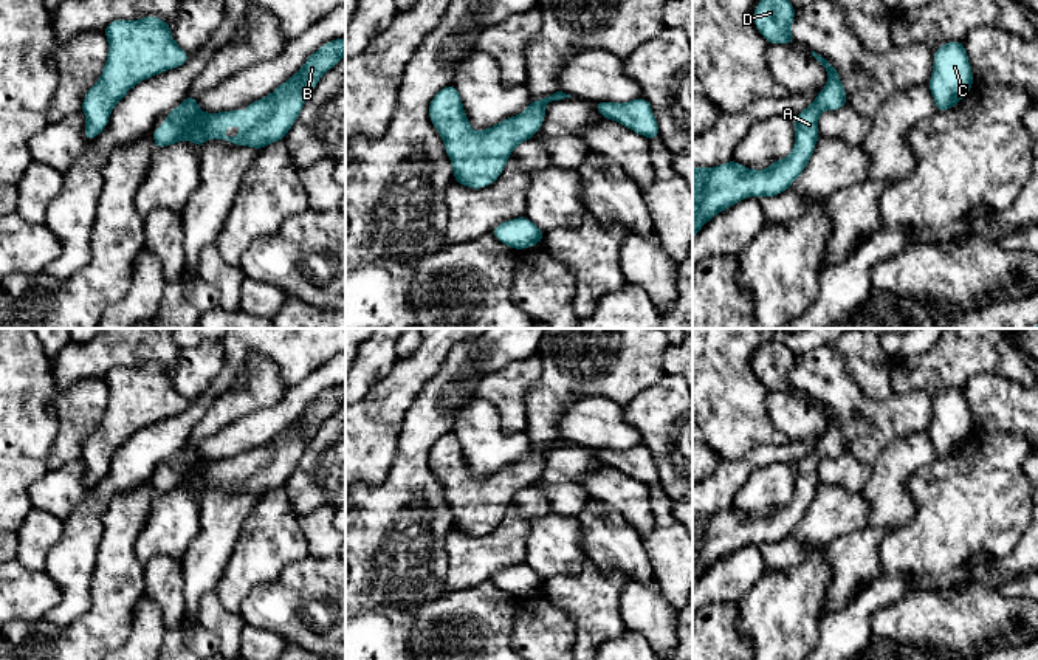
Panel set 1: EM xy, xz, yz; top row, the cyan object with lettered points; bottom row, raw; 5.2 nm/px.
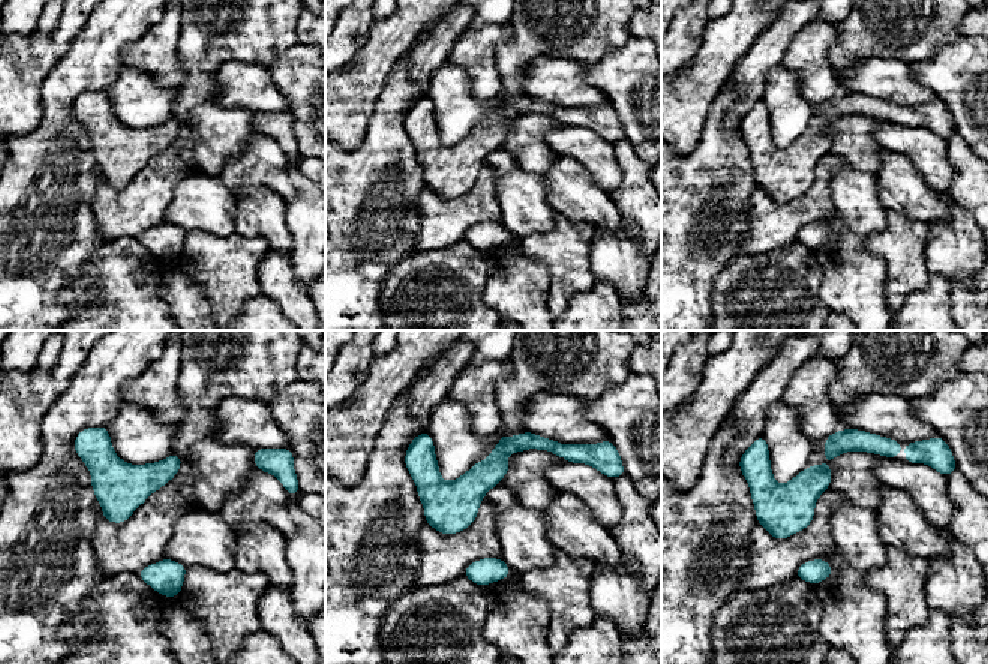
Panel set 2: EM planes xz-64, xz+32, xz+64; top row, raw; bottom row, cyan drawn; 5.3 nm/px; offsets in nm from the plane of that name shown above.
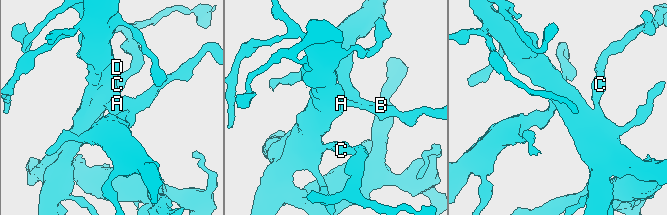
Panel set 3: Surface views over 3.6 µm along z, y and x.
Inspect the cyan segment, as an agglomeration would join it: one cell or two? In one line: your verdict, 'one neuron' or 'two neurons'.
one neuron

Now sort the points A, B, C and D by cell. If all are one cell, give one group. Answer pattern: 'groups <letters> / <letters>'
groups A B C D

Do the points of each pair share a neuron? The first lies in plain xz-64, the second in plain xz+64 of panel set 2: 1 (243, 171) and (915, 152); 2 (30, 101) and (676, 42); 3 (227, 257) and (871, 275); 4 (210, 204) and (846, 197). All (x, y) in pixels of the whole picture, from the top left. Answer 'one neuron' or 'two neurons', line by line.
1: one neuron
2: two neurons
3: two neurons
4: one neuron

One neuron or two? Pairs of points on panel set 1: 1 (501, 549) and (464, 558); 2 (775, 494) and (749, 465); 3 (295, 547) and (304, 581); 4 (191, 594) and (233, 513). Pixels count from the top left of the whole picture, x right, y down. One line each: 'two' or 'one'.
1: one
2: two
3: two
4: one

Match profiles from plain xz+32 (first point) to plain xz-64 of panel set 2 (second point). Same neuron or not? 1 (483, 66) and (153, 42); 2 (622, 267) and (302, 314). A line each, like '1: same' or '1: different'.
1: same
2: same

